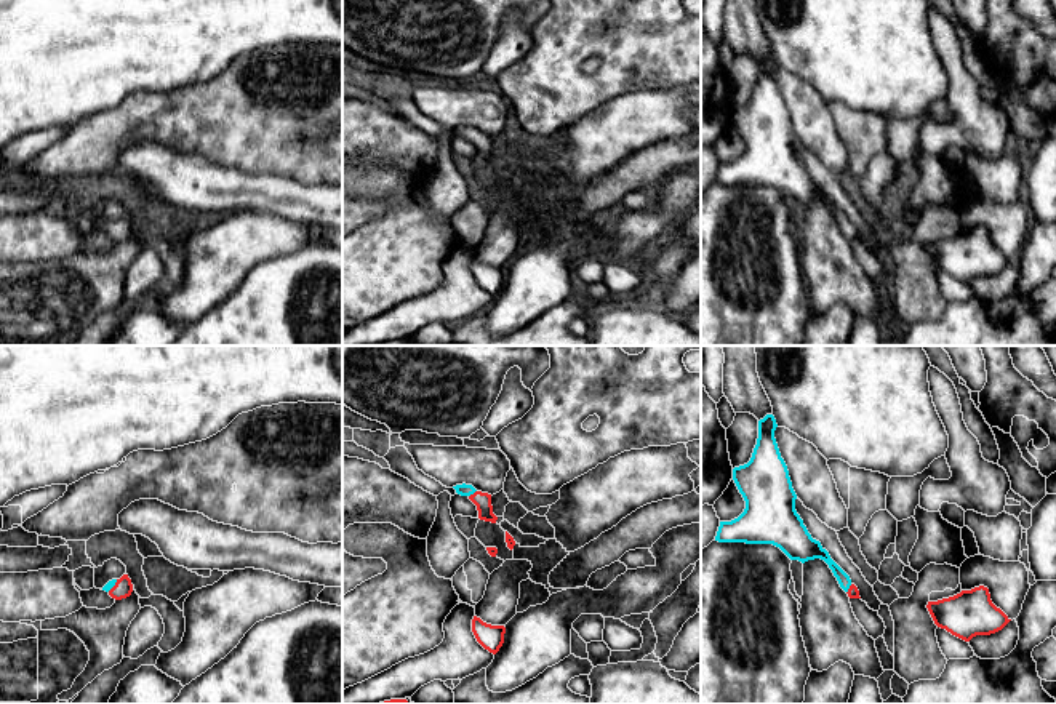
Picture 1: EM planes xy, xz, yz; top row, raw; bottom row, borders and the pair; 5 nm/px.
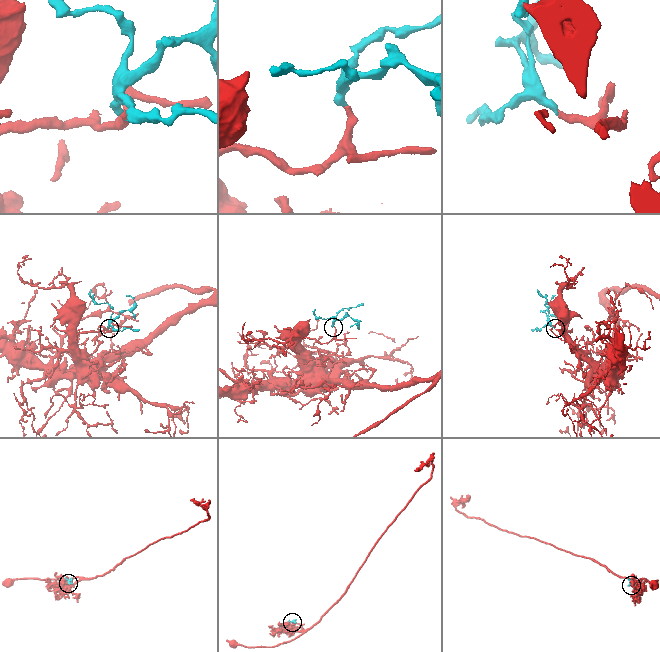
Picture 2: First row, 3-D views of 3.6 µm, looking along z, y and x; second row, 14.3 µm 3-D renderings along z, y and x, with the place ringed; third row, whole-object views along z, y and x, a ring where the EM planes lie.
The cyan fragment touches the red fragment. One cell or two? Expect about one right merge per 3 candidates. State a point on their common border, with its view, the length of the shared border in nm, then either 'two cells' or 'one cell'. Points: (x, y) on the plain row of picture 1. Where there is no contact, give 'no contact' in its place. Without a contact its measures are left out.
contact xz (472, 135); length 50 nm; one cell

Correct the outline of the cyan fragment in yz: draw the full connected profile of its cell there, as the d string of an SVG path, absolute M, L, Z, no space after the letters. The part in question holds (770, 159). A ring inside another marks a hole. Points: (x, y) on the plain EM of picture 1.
M773 56L758 62L758 80L750 102L733 110L733 122L746 142L746 150L734 162L720 163L715 182L773 186L790 202L802 205L821 200L848 238L861 240L850 218L821 184L811 179L795 152L797 136L774 80L776 69Z

